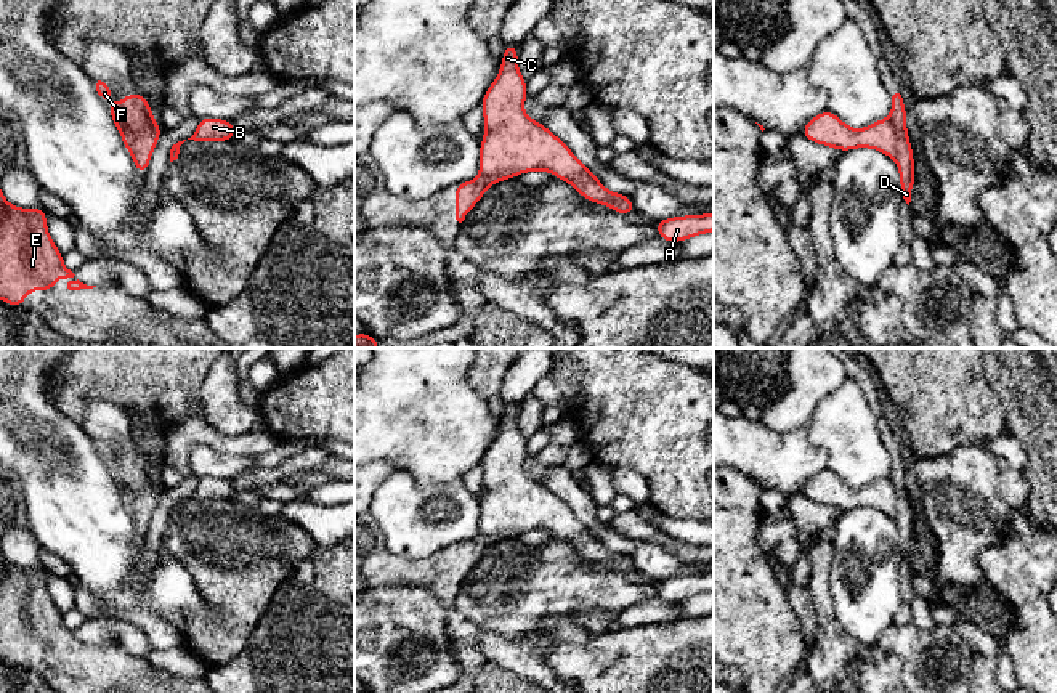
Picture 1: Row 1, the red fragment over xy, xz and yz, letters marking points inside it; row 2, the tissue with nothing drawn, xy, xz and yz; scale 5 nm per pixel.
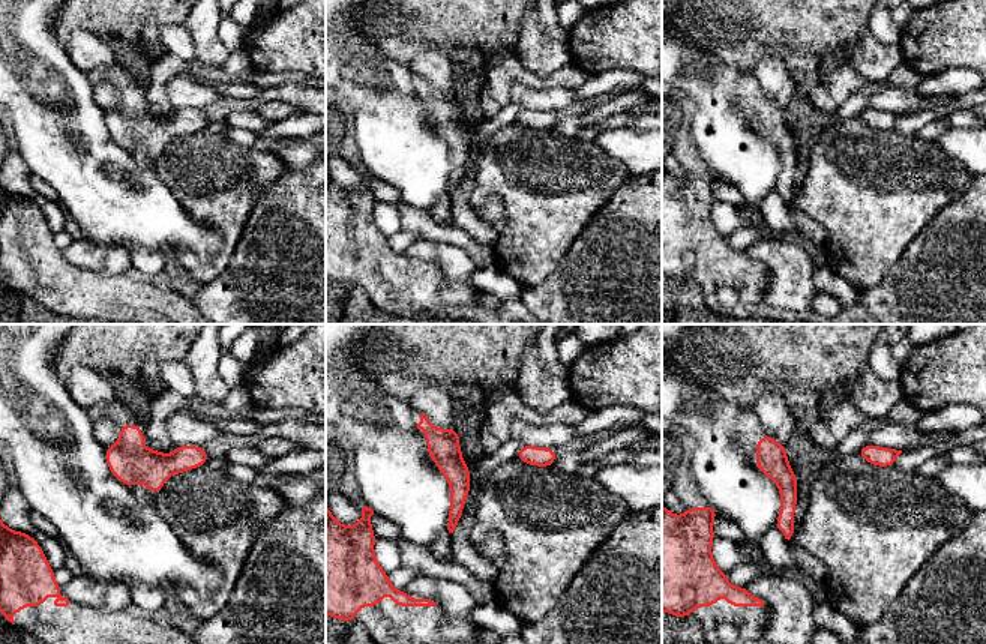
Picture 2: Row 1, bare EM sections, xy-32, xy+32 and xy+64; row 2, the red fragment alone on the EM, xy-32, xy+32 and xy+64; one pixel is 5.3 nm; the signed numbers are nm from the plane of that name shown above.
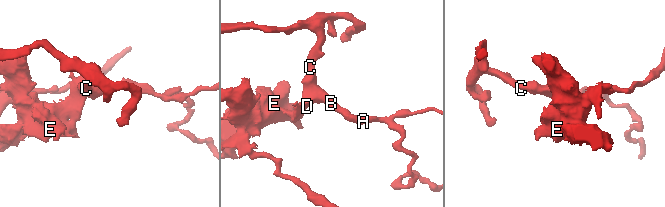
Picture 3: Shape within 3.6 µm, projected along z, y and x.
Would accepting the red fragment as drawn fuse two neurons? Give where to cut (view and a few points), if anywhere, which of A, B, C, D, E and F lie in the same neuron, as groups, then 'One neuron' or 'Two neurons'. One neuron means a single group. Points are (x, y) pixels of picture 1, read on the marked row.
No split. Groups: A B C D E F. One neuron

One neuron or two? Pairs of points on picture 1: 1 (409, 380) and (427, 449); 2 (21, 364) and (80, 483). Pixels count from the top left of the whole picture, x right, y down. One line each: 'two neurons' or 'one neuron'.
1: one neuron
2: one neuron

